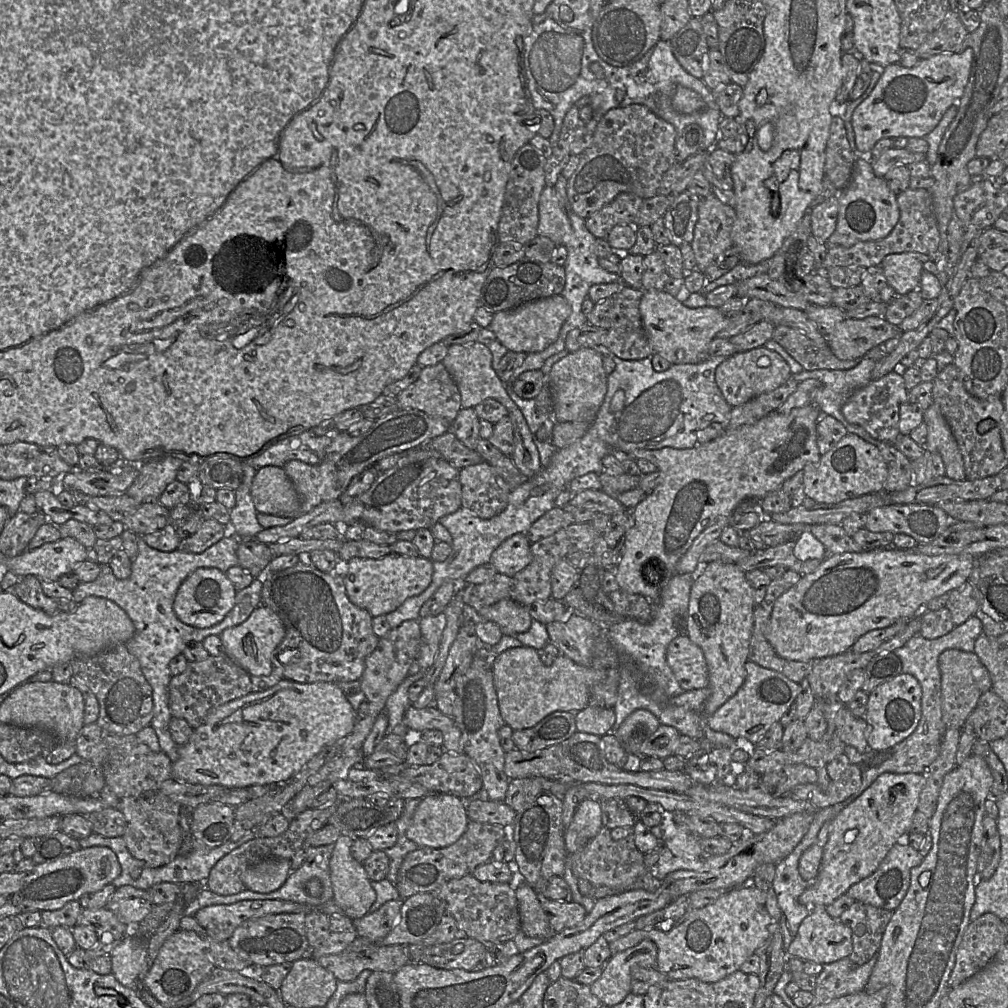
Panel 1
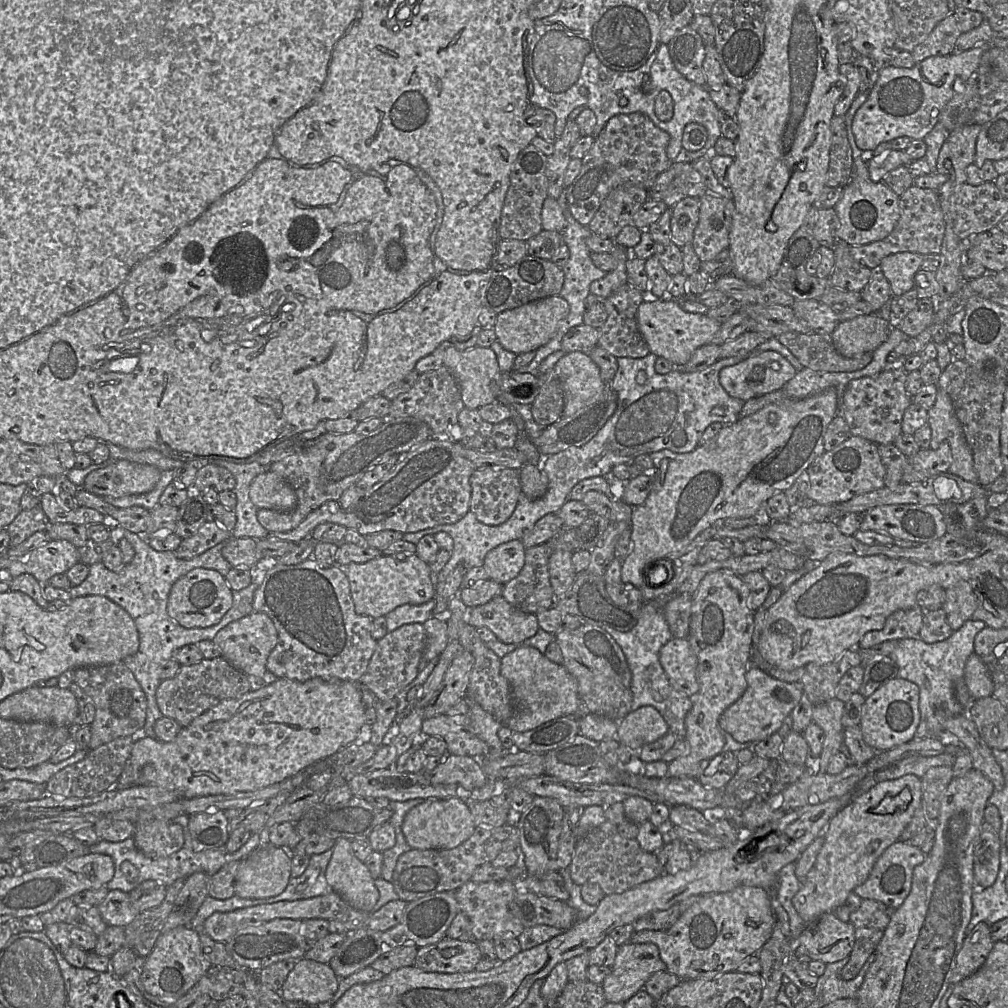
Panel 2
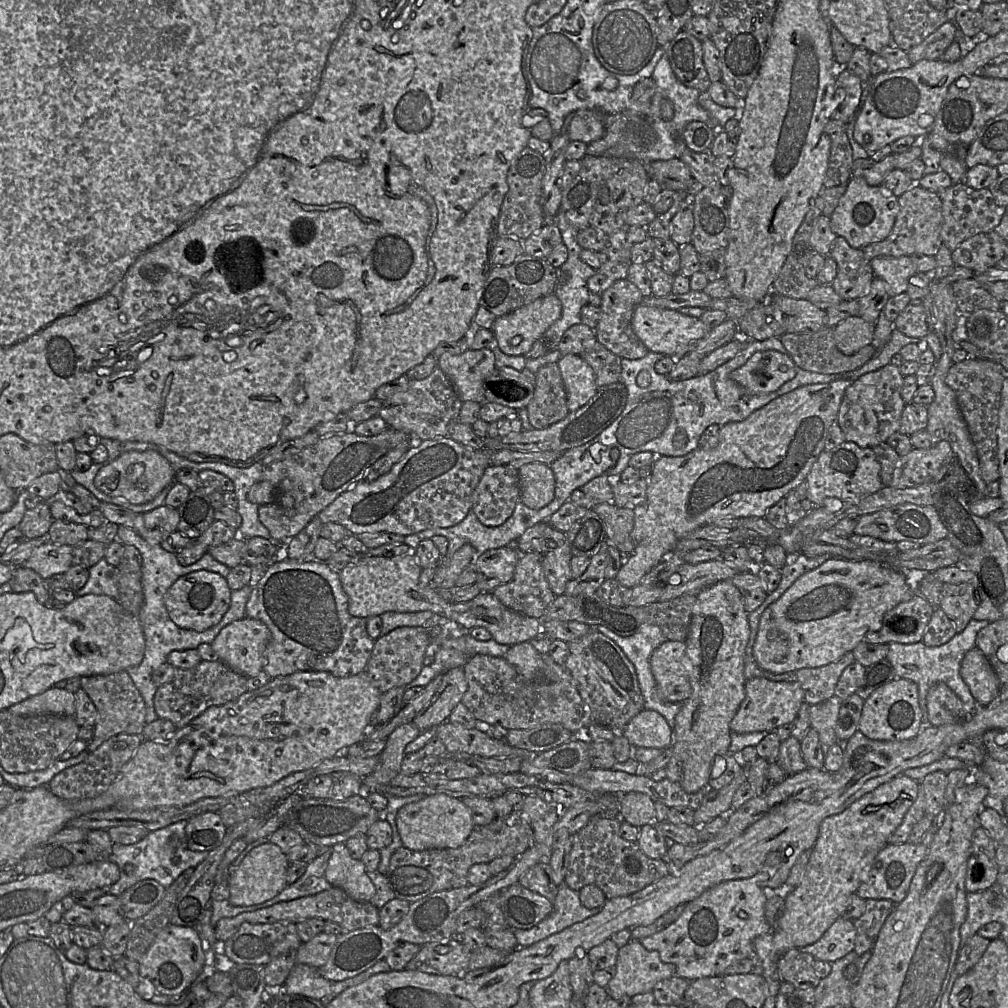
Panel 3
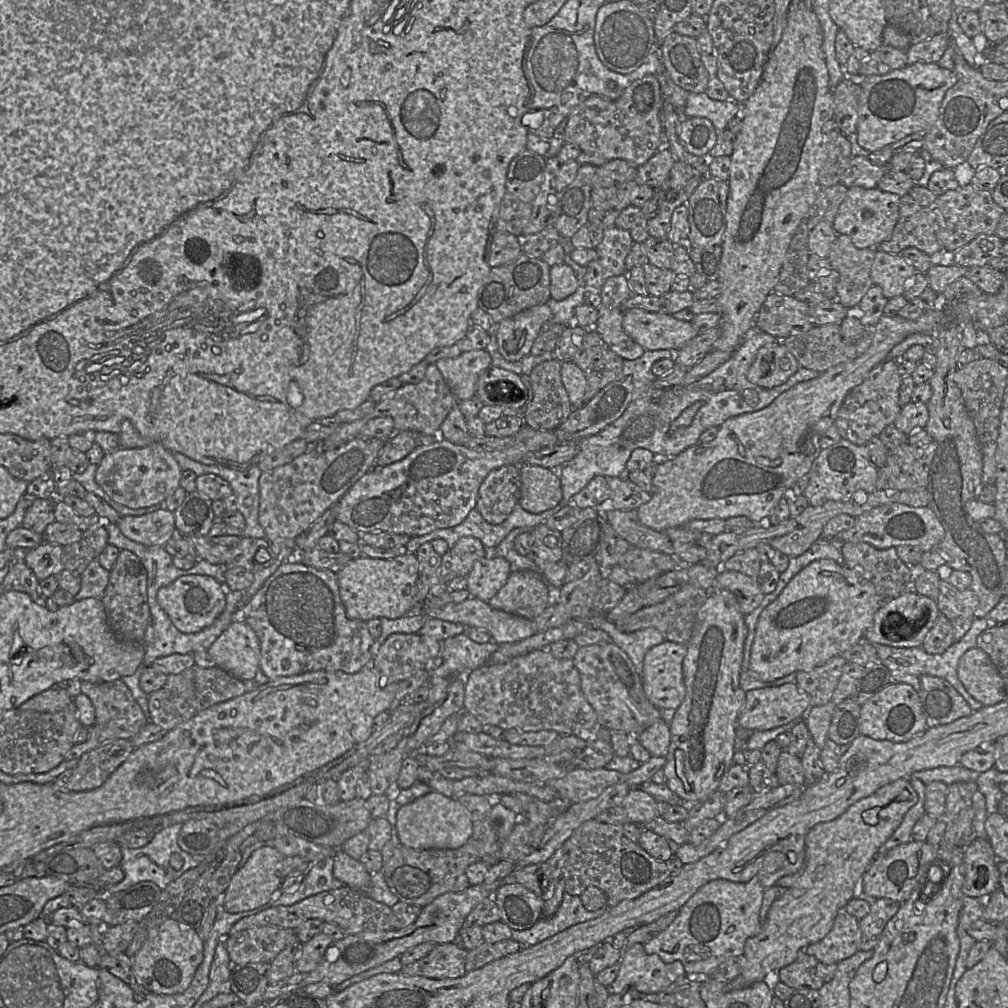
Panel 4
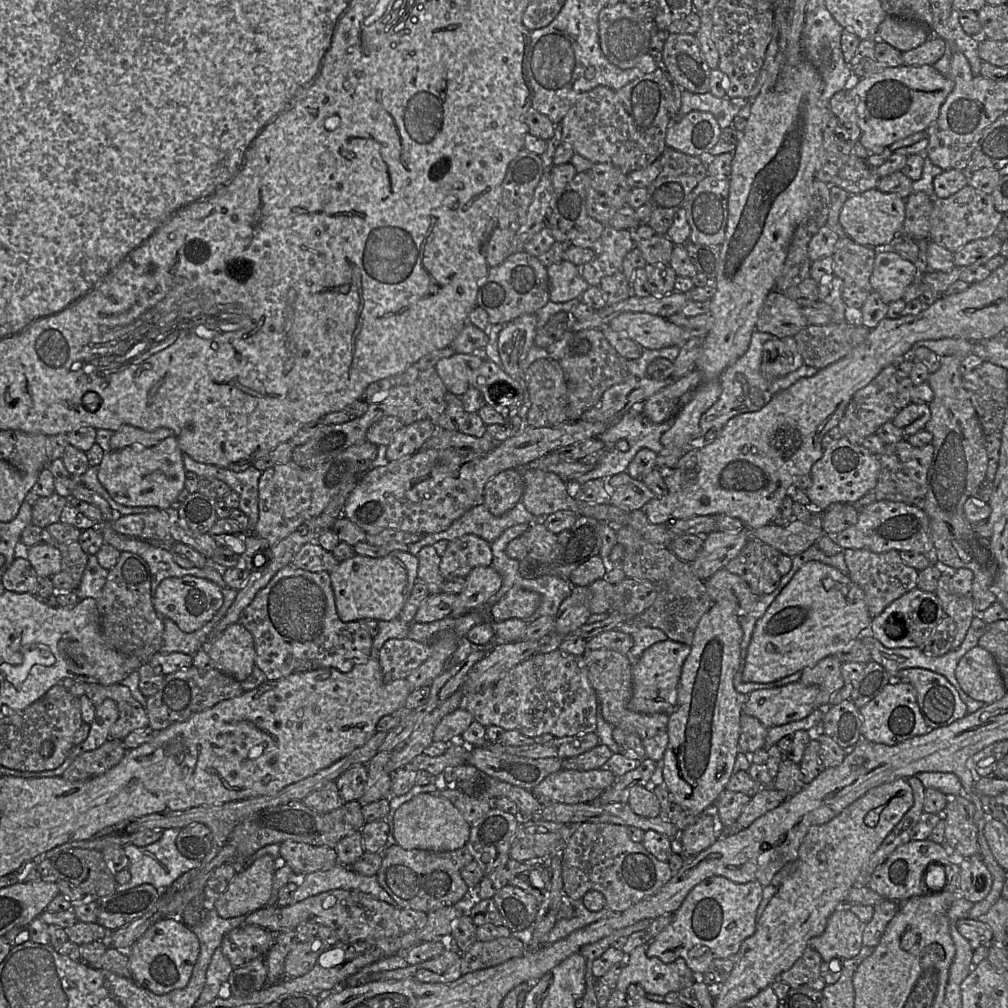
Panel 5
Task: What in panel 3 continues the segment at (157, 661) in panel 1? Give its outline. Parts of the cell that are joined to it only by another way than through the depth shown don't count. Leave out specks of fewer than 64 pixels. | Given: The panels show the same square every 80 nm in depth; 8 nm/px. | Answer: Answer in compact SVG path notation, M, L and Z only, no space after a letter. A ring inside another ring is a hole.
M118 526L117 538L123 545L132 545L137 548L142 558L142 587L144 593L144 602L138 620L142 626L145 638L145 652L141 663L137 666L128 668L126 671L130 675L136 688L139 690L146 705L146 724L158 719L154 708L154 695L158 686L152 681L152 673L158 669L162 664L167 662L168 655L172 651L182 651L188 649L197 649L200 644L211 644L220 631L228 624L244 619L246 616L246 605L251 596L254 587L245 586L239 590L231 592L231 601L228 611L224 614L222 619L215 626L197 632L195 630L188 630L177 626L170 618L164 603L164 596L168 589L174 582L183 575L199 570L207 570L216 572L226 578L230 572L230 568L217 560L215 560L210 553L205 553L197 562L182 566L176 557L176 554L163 549L160 544L151 543L142 538L135 530L126 526ZM102 558L88 569L89 577L86 584L75 592L75 598L87 594L107 595L118 600L119 569L110 565Z

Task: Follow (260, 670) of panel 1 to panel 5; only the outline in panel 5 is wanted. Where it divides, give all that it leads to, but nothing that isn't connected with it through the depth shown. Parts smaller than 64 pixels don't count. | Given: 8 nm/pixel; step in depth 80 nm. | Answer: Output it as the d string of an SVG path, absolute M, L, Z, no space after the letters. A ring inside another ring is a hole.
M240 622L229 625L206 651L216 669L239 682L246 680L255 666L253 636Z

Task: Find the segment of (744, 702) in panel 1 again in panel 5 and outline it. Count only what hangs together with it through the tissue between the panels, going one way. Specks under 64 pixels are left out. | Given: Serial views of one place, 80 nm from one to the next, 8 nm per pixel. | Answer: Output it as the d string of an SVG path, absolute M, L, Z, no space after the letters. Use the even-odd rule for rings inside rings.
M796 681L784 686L759 689L747 695L743 706L743 712L758 719L768 729L801 720L817 709L817 696L820 690L818 686L807 686Z

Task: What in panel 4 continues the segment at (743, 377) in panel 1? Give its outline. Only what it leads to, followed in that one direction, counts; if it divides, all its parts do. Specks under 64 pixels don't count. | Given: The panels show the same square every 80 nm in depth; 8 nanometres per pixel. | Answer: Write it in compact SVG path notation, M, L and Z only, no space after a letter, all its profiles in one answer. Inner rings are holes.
M779 341L758 350L747 379L762 388L771 389L786 382L799 367L783 341Z

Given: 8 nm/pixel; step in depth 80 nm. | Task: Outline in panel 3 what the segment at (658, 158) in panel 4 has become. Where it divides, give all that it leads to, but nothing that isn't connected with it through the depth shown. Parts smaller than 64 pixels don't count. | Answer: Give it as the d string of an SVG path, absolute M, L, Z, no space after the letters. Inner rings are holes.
M680 159L657 160L646 164L650 179L656 180L662 190L685 191L696 195L702 186L693 178L688 166Z

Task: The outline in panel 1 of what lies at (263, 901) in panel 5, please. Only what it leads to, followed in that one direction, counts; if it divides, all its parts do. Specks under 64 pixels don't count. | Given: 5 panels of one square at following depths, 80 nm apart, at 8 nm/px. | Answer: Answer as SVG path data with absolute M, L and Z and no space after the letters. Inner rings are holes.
M267 858L251 864L243 872L242 882L248 890L267 894L279 889L291 871L290 860Z

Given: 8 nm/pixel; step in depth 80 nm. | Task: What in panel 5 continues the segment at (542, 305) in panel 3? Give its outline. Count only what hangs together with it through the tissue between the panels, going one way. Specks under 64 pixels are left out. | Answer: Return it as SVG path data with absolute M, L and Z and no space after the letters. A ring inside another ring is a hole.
M523 314L511 320L499 333L498 352L503 364L502 368L519 382L520 378L525 380L521 363L534 345L536 333L536 314Z

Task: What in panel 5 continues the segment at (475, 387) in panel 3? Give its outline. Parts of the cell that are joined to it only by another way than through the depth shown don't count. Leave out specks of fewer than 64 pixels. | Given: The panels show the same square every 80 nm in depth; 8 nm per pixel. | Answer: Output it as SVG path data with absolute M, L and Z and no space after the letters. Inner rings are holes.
M455 353L448 358L440 359L434 366L447 390L461 397L470 385L470 376L484 361L483 354Z

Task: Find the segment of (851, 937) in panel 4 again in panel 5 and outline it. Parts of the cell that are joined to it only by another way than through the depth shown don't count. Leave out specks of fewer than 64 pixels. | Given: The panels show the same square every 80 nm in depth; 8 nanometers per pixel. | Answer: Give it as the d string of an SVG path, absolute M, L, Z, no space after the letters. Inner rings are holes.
M840 906L829 917L824 932L811 938L808 946L815 949L824 962L853 958L863 947L863 926L849 907Z

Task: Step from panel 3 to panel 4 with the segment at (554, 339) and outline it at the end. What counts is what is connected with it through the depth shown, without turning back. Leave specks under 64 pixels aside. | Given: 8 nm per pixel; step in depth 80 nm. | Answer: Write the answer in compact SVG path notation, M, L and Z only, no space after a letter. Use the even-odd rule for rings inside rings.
M561 238L560 244L563 246L565 252L564 263L574 270L578 280L578 288L573 294L563 300L554 300L552 298L548 300L546 304L550 307L552 317L543 324L541 331L547 331L551 325L556 323L569 325L574 321L576 307L585 304L584 293L586 292L586 285L584 283L584 275L586 268L572 260L571 253L575 247L572 245L570 239Z

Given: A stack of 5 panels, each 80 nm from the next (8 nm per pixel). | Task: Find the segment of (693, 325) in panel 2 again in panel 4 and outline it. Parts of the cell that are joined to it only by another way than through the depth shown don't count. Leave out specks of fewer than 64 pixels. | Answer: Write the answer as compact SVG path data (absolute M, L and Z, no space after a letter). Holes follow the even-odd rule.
M639 308L624 312L622 326L626 334L645 350L678 351L698 335L691 322Z

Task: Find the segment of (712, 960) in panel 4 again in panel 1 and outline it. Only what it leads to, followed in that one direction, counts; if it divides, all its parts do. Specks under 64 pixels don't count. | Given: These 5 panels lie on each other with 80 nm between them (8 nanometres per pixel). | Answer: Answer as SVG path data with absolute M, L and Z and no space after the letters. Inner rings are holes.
M749 883L729 890L703 908L689 909L671 930L635 929L609 943L609 948L615 955L649 939L658 948L657 969L668 979L698 979L715 983L738 971L756 953L768 939L771 923L772 918L766 909L766 894Z

